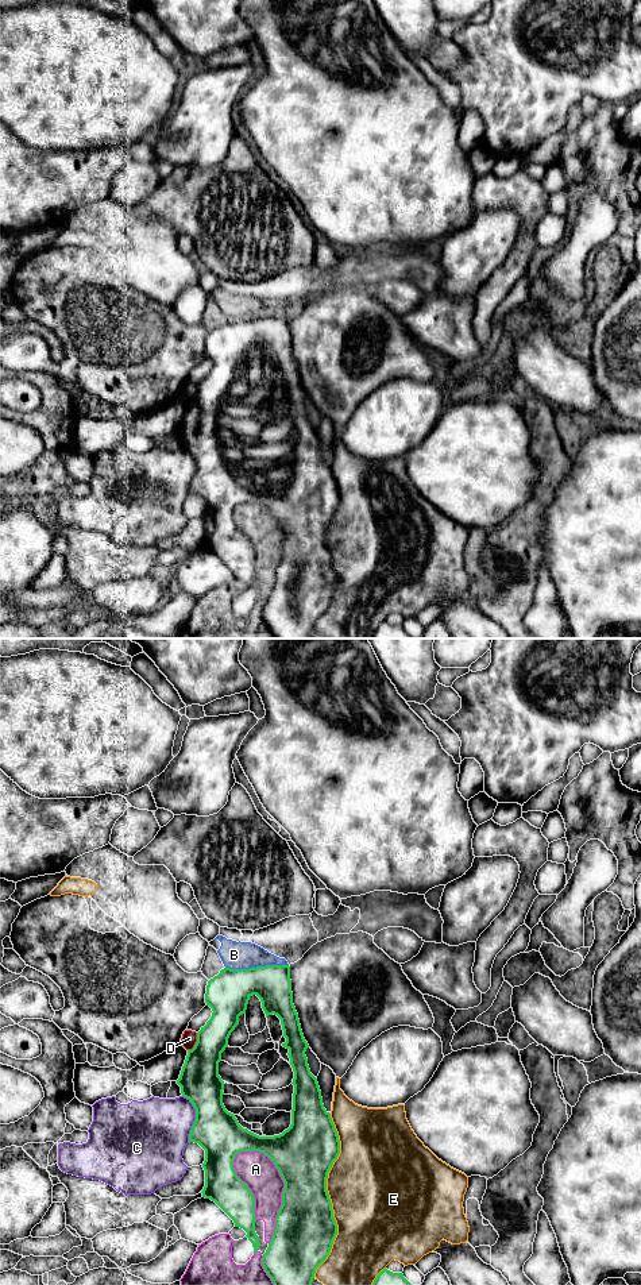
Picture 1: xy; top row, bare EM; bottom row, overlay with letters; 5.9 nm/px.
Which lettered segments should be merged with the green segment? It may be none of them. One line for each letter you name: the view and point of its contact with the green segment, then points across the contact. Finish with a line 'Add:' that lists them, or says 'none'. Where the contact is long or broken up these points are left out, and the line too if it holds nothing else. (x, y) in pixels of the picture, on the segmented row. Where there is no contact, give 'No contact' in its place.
Add: none

